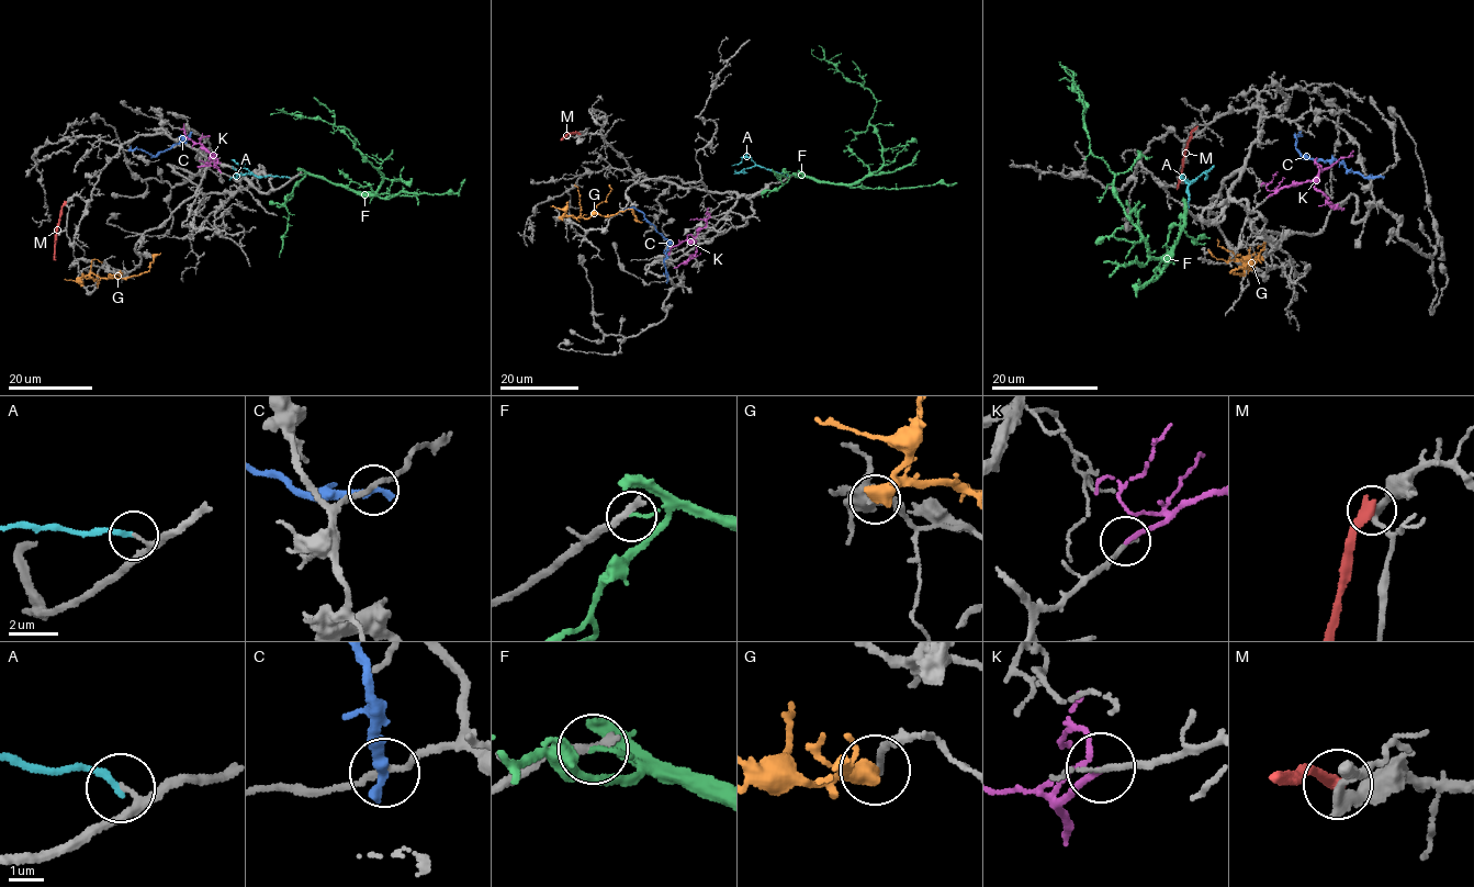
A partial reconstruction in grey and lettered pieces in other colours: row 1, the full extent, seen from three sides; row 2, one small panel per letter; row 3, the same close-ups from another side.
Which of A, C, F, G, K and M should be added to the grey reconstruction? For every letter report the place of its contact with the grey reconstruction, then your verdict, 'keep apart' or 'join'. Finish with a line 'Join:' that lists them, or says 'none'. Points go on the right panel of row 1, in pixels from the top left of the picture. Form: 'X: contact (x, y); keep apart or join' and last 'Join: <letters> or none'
A: contact (1188, 206); keep apart
C: contact (1380, 176); keep apart
F: contact (1184, 208); keep apart
G: contact (1262, 258); keep apart
K: contact (1267, 197); join
M: contact (1195, 128); keep apart
Join: K

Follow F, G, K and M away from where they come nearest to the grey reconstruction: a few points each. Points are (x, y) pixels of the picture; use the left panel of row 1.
F: (299, 175), (323, 176), (370, 195), (383, 176), (355, 148), (356, 138), (347, 130), (281, 111), (272, 113)
G: (77, 278), (91, 272), (100, 278), (125, 279), (147, 272), (160, 253)
K: (221, 171), (216, 158), (209, 152), (214, 156), (210, 161), (197, 167)
M: (65, 203), (56, 233), (54, 260)

